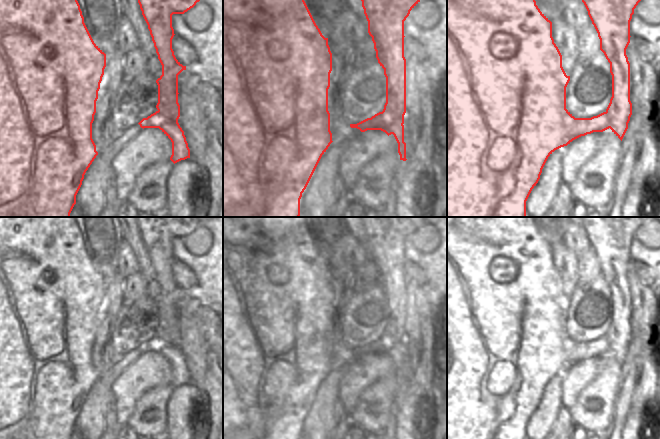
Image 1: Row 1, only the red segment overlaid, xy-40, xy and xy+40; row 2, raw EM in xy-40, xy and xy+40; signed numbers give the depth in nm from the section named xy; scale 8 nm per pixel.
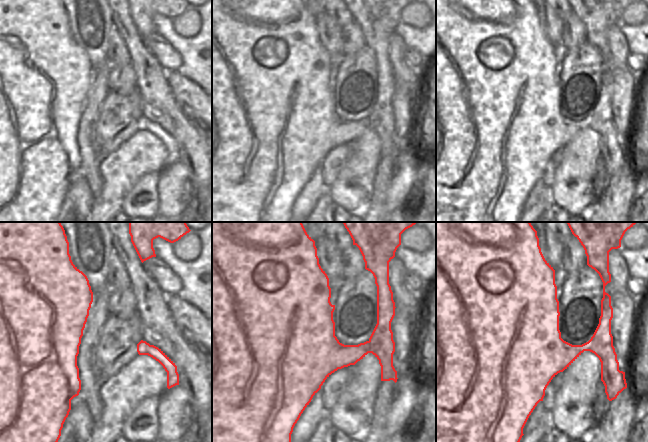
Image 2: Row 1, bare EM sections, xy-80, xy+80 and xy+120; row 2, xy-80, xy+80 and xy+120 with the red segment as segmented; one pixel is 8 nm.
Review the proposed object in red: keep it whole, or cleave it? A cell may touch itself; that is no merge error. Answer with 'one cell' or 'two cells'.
two cells

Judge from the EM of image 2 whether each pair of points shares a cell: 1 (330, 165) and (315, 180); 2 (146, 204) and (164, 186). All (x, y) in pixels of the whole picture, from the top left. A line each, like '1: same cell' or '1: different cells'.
1: different cells
2: different cells

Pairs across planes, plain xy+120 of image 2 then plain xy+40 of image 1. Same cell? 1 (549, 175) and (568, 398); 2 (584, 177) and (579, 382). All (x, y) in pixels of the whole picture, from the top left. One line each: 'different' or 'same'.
1: same
2: different

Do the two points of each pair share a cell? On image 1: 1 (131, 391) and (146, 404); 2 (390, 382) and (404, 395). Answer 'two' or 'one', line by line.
1: two
2: two

